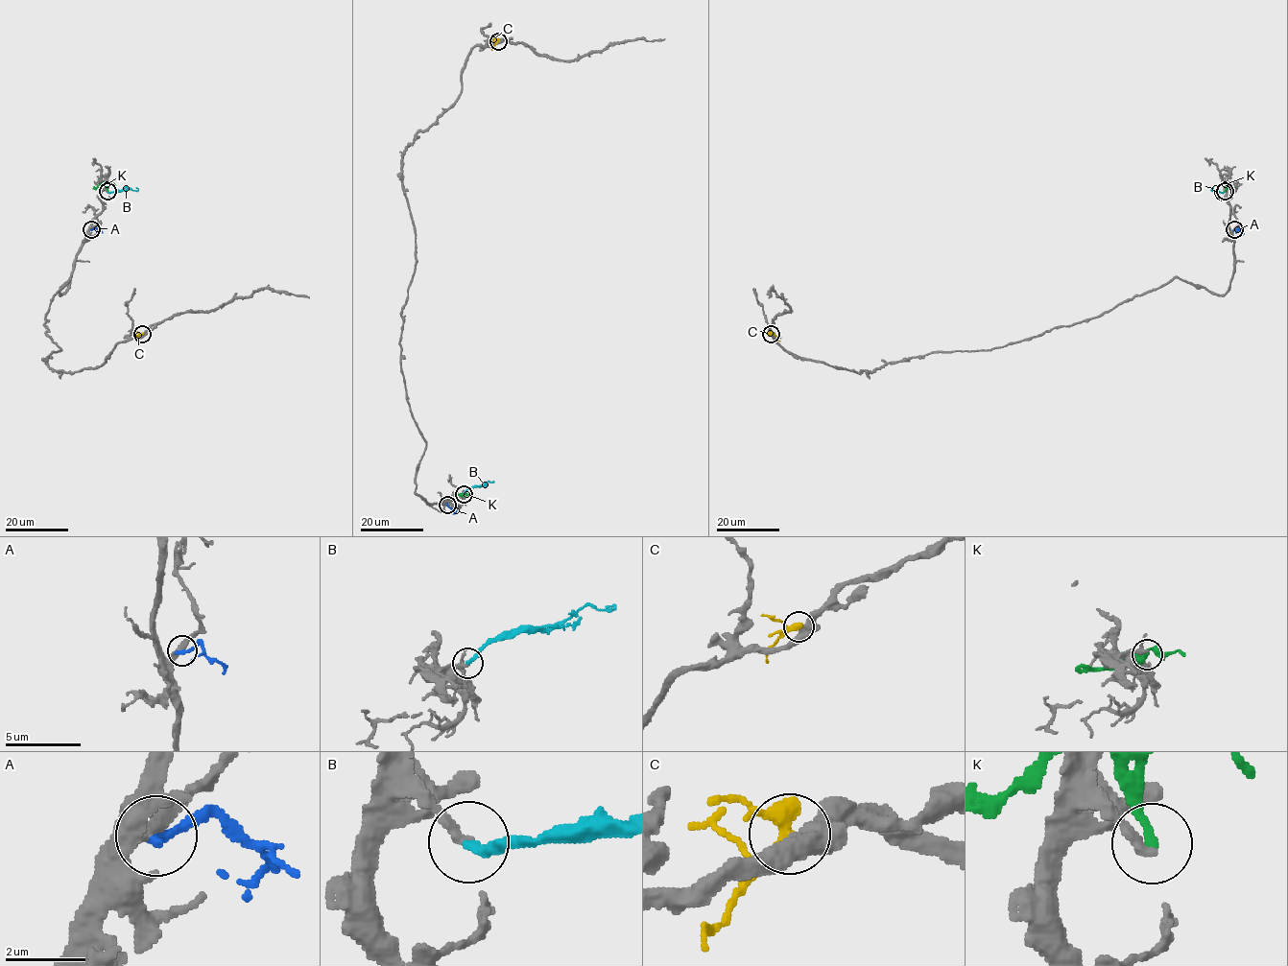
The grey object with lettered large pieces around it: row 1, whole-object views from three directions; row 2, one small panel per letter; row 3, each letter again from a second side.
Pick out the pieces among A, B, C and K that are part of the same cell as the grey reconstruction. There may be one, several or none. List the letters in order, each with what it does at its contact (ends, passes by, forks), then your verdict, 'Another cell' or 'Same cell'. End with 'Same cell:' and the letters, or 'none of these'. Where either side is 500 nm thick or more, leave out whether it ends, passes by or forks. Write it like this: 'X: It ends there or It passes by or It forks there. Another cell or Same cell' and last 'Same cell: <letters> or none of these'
A: It ends there. Another cell
B: It ends there. Same cell
C: Another cell
K: It ends there. Another cell
Same cell: B

